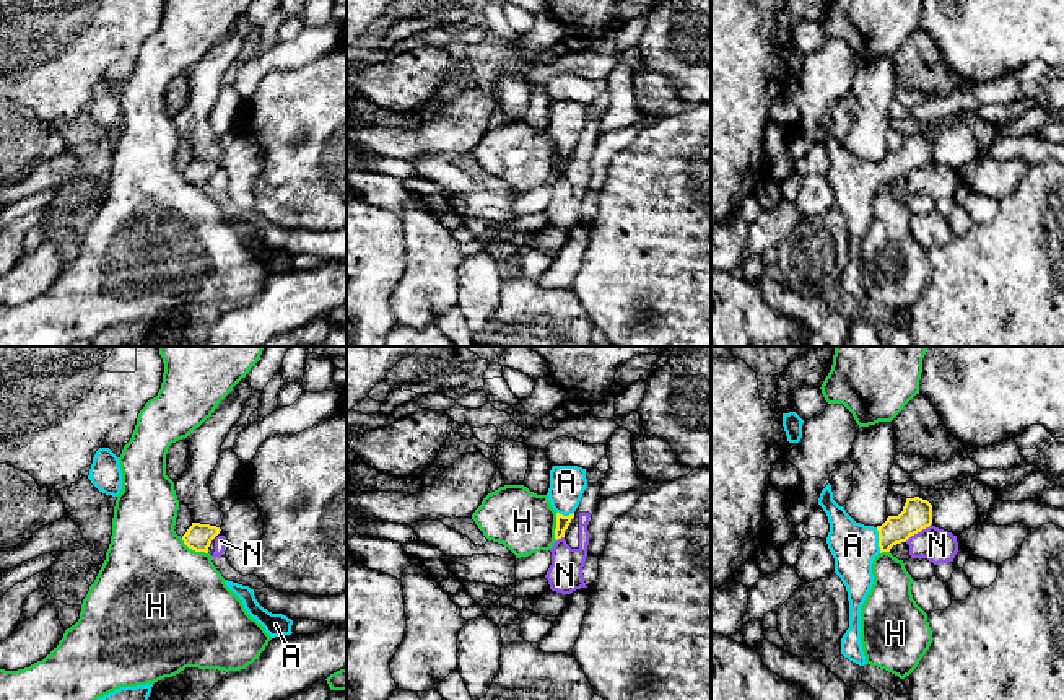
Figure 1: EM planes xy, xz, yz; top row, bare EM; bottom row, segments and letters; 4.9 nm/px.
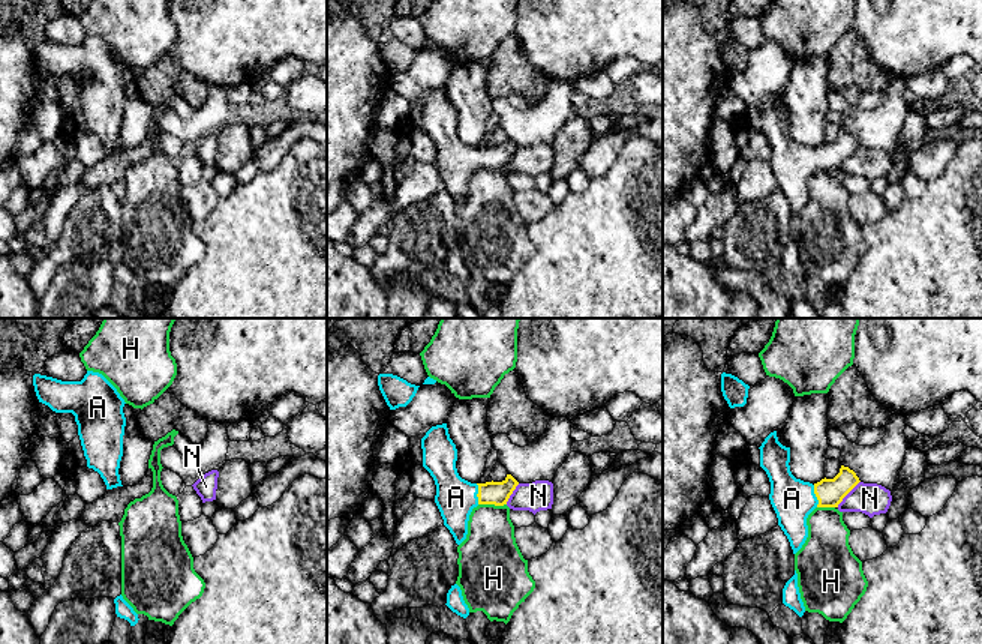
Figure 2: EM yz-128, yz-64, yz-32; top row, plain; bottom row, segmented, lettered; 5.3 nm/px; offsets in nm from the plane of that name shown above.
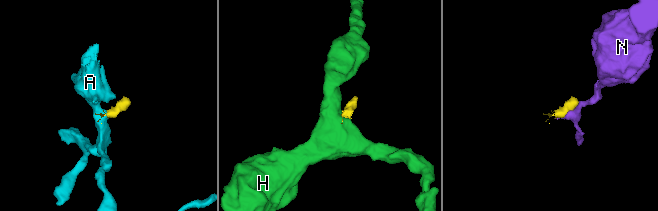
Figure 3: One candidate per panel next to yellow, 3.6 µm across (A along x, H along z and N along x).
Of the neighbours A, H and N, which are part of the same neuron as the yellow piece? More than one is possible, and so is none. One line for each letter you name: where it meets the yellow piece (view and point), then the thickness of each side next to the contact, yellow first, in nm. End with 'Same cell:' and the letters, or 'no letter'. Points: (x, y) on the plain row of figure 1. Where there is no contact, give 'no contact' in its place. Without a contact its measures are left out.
A: yz (879, 176) | 150/220 nm
Same cell: A

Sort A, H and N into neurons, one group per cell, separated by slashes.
A / H / N

